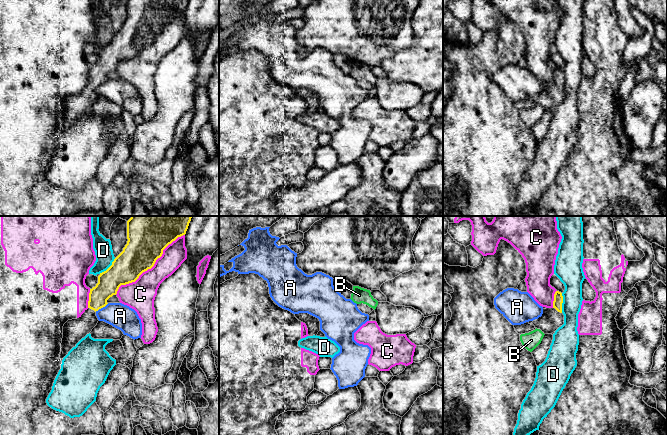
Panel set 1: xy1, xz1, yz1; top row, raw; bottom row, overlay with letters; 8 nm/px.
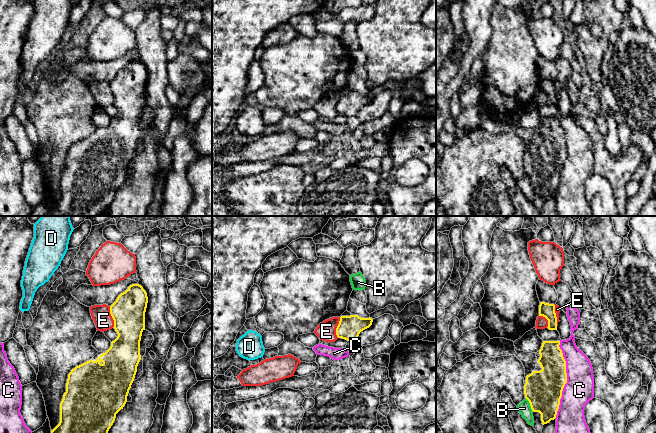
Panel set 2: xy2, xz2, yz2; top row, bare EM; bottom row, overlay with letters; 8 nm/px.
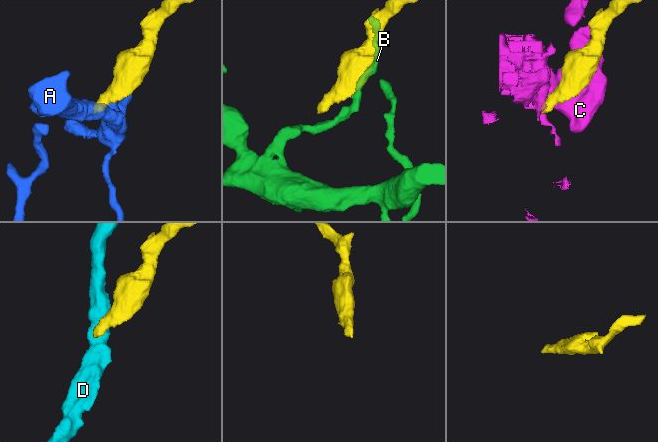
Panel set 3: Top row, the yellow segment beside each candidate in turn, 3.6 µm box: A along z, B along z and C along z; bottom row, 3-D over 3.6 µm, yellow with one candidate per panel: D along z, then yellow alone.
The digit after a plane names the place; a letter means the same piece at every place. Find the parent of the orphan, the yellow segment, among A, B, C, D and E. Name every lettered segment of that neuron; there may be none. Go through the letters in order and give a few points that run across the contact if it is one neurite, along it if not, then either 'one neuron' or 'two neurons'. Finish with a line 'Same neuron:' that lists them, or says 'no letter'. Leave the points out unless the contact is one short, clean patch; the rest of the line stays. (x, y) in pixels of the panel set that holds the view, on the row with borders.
A: line xy1 (108, 303), (95, 311); two neurons
B: two neurons
C: two neurons
D: line yz1 (561, 293), (562, 312); two neurons
E: line xy2 (109, 306), (113, 327); two neurons
Same neuron: no letter

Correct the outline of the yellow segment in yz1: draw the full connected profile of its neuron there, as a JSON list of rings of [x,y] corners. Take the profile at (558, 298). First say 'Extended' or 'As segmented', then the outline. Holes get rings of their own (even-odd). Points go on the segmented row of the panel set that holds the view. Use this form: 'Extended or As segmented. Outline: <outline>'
Extended. Outline: [[[556,291],[552,308],[543,309],[543,314],[532,324],[540,329],[544,334],[554,334],[555,331],[564,324],[564,315],[562,313],[563,296]]]

